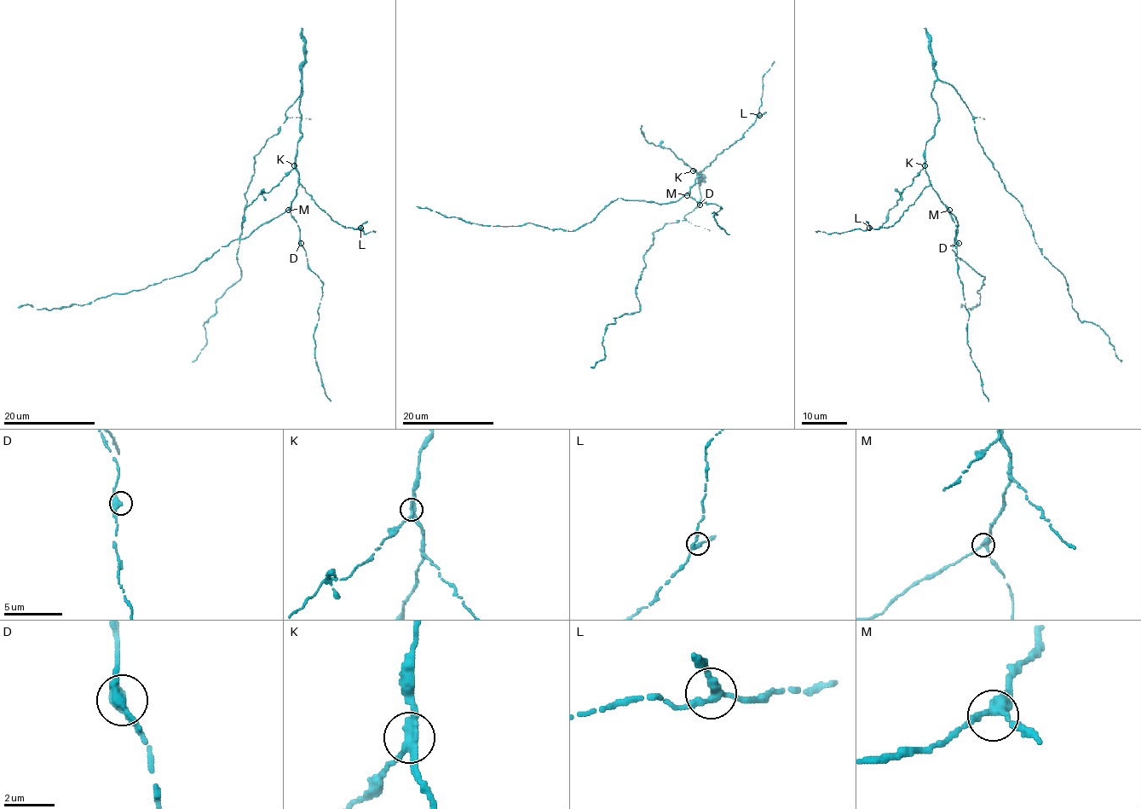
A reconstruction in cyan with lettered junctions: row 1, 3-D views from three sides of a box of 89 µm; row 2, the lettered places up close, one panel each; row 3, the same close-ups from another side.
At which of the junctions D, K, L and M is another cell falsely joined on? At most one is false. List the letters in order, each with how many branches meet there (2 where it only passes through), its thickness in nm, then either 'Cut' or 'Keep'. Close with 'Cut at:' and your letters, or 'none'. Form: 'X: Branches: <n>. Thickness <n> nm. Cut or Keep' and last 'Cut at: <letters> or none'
D: Branches: 2. Thickness 380 nm. Keep
K: Branches: 3. Thickness 280 nm. Cut
L: Branches: 3. Thickness 280 nm. Keep
M: Branches: 3. Thickness 320 nm. Keep
Cut at: K

